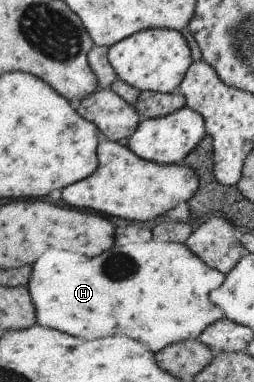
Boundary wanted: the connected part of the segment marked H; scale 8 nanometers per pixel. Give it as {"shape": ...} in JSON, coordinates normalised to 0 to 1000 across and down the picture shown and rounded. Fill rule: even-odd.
{"shape":[[[594,626],[563,641],[484,647],[484,709],[476,709],[476,647],[421,657],[390,673],[366,673],[343,688],[295,678],[280,662],[201,657],[130,688],[98,751],[134,798],[146,851],[224,861],[319,887],[421,882],[469,866],[469,877],[516,882],[610,924],[642,914],[657,898],[768,887],[815,851],[890,835],[886,819],[831,780],[843,757],[866,754],[878,733],[882,715],[815,704],[815,694],[799,694],[728,639]]]}

